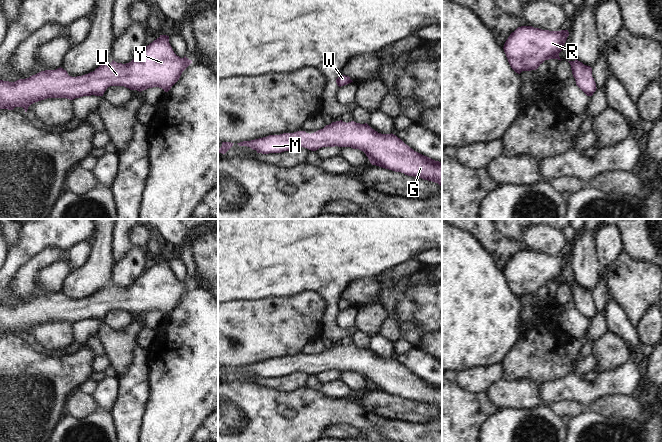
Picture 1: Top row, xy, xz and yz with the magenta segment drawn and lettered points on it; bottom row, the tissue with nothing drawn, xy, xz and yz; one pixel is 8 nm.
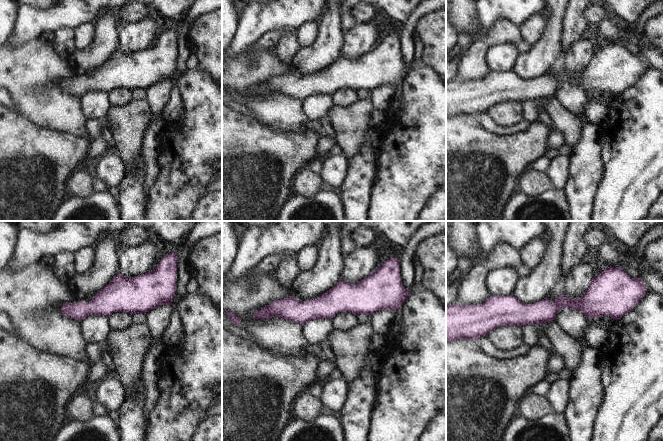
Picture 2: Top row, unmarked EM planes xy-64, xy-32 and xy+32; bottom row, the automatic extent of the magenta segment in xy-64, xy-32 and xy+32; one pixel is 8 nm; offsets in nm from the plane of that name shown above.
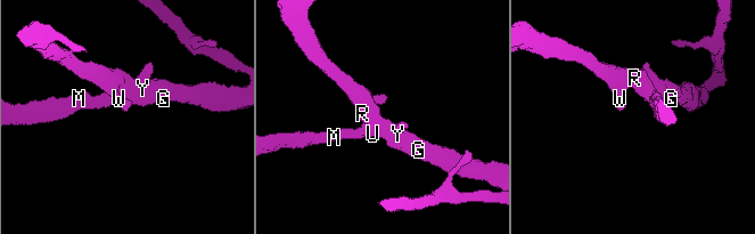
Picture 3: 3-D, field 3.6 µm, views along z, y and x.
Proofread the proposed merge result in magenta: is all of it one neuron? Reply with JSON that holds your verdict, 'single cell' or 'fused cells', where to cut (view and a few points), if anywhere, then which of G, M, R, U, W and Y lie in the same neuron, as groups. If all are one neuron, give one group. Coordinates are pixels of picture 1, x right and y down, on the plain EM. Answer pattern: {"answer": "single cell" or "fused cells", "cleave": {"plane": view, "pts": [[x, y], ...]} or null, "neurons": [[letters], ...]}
{"answer": "single cell", "cleave": null, "neurons": [["G", "M", "R", "U", "W", "Y"]]}

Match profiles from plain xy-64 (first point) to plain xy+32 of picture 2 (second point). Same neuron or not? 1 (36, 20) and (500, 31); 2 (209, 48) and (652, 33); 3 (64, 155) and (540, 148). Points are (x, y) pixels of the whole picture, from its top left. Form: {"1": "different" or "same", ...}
{"1": "different", "2": "same", "3": "same"}

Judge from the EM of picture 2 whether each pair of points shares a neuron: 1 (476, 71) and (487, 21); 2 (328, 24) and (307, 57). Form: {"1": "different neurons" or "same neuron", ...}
{"1": "different neurons", "2": "same neuron"}

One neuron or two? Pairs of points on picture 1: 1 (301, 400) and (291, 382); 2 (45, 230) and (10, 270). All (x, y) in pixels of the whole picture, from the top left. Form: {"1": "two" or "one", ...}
{"1": "two", "2": "one"}

